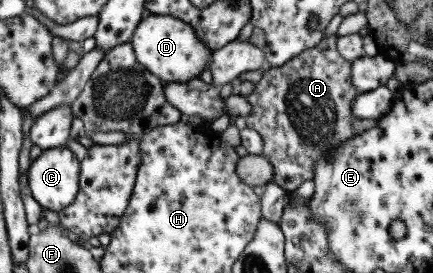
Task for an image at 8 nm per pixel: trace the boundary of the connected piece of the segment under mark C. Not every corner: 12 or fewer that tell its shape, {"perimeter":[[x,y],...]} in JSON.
{"perimeter":[[66,147],[45,150],[28,170],[41,206],[65,210],[79,191],[80,162]]}

